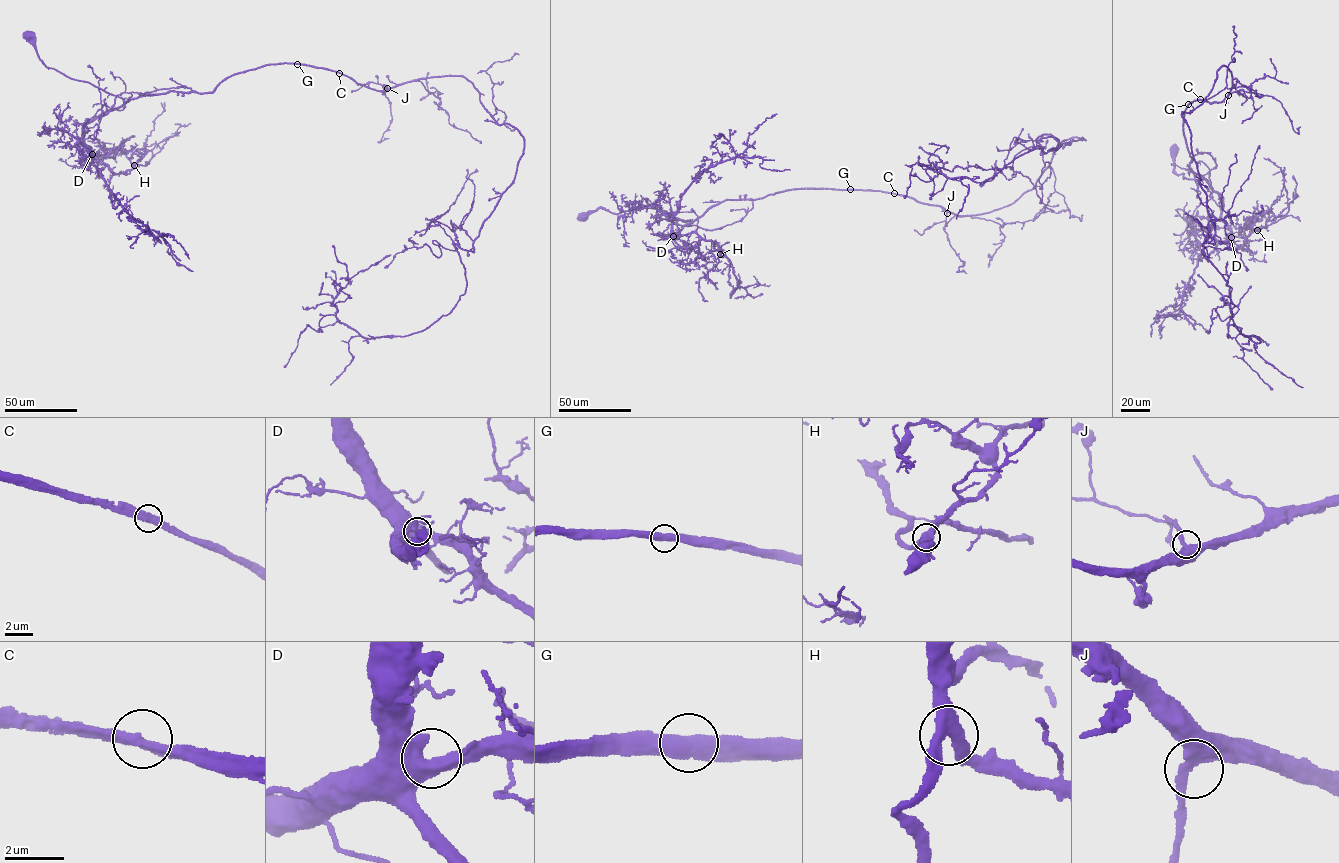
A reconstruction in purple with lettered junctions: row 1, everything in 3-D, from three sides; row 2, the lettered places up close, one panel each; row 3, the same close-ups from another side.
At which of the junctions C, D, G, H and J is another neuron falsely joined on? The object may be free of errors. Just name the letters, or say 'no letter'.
no letter

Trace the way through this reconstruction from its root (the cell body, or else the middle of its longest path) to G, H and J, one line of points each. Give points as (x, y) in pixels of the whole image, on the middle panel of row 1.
G: (580, 216), (600, 207), (616, 214), (655, 208), (691, 222), (726, 200), (758, 199), (796, 188), (850, 189)
H: (580, 216), (600, 207), (616, 214), (655, 208), (691, 222), (662, 236), (694, 231), (715, 241), (720, 254)
J: (580, 216), (600, 207), (616, 214), (655, 208), (691, 222), (726, 200), (796, 188), (881, 191), (947, 213)

